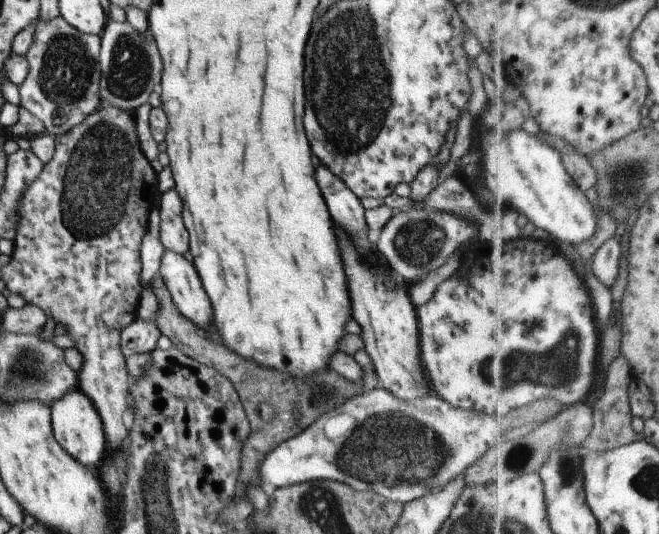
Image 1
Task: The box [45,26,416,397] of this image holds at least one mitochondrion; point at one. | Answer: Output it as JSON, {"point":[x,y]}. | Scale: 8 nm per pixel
{"point":[99,174]}

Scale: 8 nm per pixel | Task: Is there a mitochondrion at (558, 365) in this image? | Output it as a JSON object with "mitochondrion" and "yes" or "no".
{"mitochondrion":"yes"}

